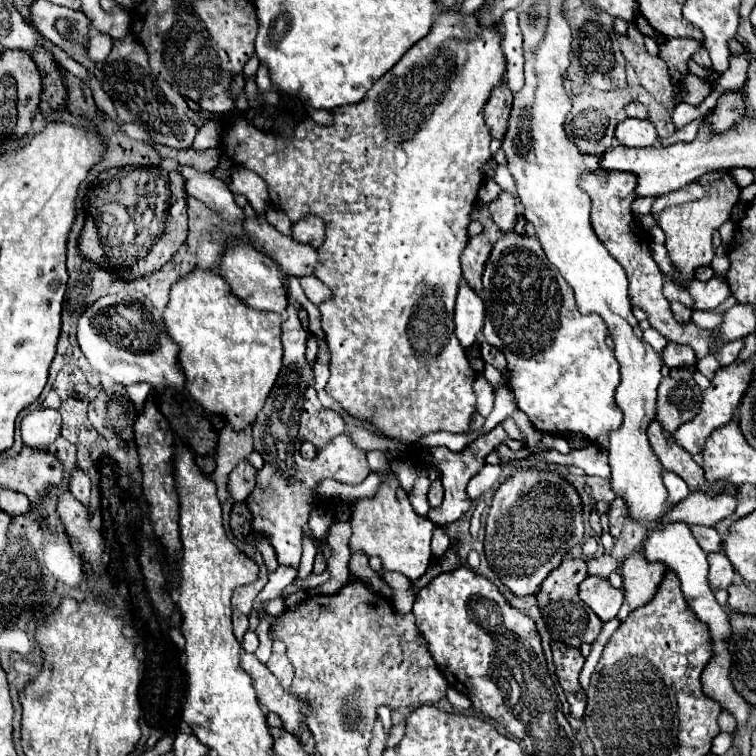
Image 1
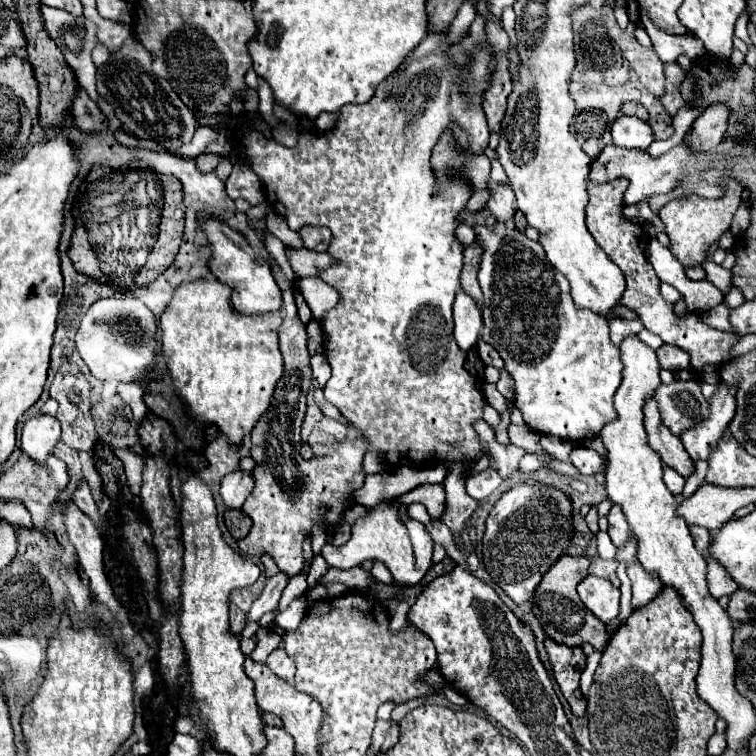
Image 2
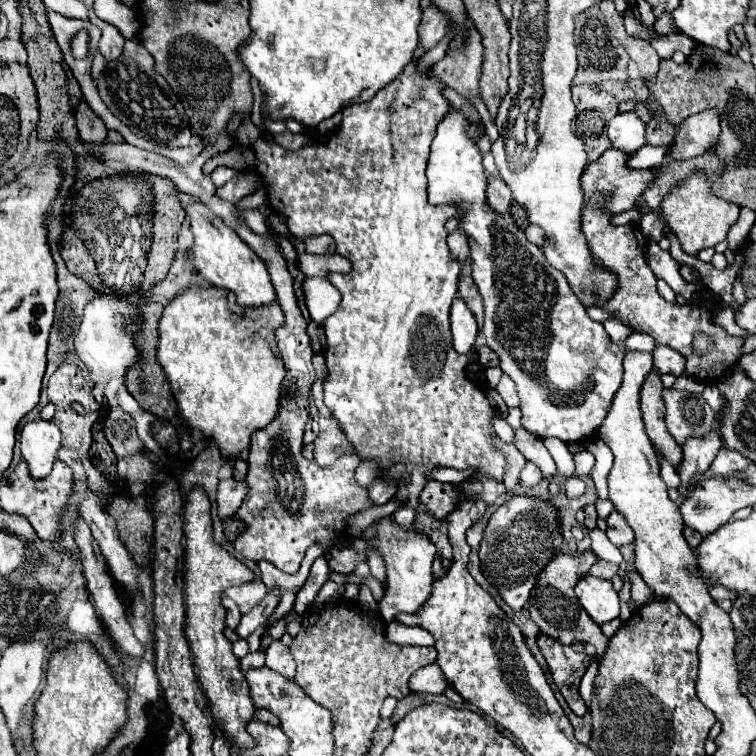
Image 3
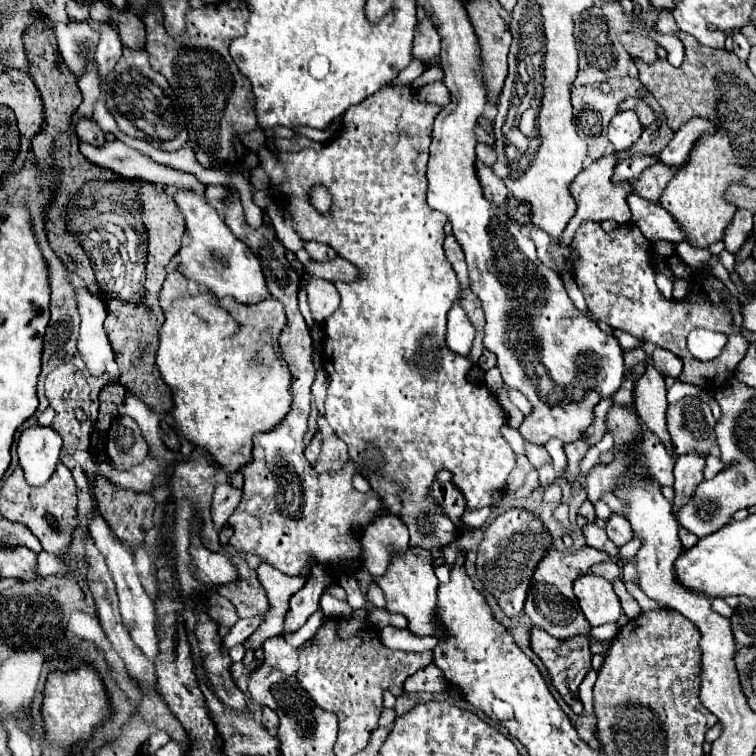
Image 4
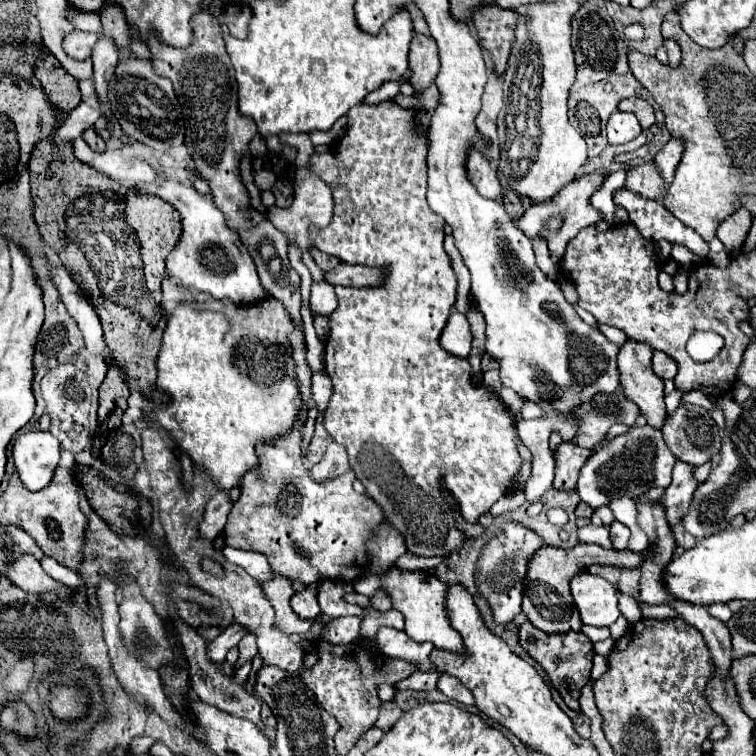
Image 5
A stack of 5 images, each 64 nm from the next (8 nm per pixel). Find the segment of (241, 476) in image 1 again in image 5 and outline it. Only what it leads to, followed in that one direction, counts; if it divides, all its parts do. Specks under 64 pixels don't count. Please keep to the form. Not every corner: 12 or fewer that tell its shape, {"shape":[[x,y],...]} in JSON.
{"shape":[[216,488],[206,506],[200,534],[214,540],[230,510],[230,494]]}

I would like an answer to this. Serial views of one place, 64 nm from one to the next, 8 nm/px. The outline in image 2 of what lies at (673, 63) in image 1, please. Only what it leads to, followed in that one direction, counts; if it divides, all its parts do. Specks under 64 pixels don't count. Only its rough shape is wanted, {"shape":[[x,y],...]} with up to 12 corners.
{"shape":[[645,10],[640,19],[662,62],[706,52],[694,36],[672,36],[656,28]]}

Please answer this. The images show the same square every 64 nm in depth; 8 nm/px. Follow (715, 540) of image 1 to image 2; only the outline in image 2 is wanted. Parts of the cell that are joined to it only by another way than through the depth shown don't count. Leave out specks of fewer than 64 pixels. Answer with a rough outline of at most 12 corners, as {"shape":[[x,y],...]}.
{"shape":[[690,526],[696,548],[702,554],[710,548],[710,530]]}

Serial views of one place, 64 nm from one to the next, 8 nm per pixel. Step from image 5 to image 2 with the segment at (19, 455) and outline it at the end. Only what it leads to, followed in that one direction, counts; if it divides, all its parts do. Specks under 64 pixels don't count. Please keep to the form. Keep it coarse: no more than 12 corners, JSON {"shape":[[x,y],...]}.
{"shape":[[38,414],[22,426],[22,450],[44,464],[60,422]]}

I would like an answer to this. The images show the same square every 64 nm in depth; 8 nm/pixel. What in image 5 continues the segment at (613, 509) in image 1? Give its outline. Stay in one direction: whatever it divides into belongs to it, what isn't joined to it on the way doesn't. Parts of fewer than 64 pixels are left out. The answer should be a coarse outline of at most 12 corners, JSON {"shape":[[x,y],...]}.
{"shape":[[614,520],[608,526],[616,550],[626,550],[630,530]]}

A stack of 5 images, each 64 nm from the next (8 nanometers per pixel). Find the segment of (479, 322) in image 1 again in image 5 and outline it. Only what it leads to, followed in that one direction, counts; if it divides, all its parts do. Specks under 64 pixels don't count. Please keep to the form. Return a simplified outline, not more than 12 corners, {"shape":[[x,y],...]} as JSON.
{"shape":[[454,310],[440,344],[450,354],[470,354],[470,332],[464,314]]}

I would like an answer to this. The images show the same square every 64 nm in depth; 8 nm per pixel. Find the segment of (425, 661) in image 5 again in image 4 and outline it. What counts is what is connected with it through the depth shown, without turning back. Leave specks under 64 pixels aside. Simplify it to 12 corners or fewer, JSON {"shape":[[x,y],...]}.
{"shape":[[384,626],[380,640],[392,650],[424,652],[436,638],[416,638],[406,628]]}

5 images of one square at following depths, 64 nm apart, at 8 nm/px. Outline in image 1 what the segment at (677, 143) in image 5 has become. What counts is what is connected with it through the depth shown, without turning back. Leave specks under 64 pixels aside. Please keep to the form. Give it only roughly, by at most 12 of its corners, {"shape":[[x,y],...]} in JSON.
{"shape":[[726,90],[710,118],[716,132],[746,114],[742,92]]}

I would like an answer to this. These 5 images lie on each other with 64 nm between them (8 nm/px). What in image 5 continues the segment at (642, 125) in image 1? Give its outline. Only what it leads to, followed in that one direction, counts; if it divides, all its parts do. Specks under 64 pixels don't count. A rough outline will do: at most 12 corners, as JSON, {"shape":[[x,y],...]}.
{"shape":[[614,112],[606,130],[610,144],[626,144],[642,132],[632,112]]}

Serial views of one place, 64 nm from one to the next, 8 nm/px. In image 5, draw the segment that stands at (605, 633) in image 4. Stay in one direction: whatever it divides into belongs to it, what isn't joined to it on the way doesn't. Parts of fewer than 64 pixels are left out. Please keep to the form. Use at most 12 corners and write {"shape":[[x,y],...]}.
{"shape":[[584,626],[582,632],[600,642],[610,638],[610,628]]}

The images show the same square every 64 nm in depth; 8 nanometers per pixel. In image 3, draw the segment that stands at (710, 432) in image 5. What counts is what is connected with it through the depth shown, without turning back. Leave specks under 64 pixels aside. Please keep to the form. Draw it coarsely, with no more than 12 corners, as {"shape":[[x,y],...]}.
{"shape":[[664,388],[666,426],[684,446],[714,428],[702,394]]}

